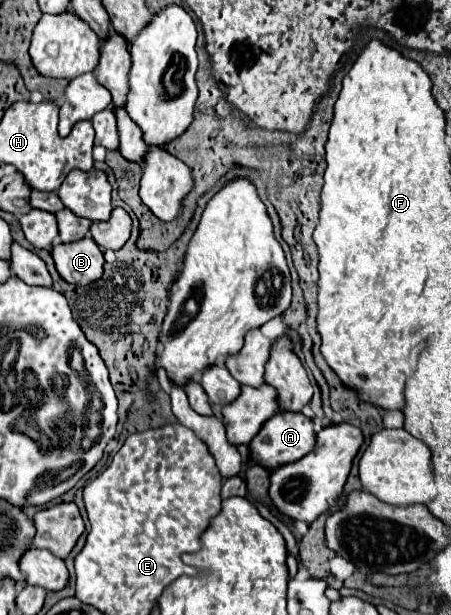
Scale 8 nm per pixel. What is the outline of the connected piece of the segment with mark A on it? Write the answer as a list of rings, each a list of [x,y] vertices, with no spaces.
[[[278,412],[262,426],[260,434],[248,444],[248,454],[258,466],[266,470],[274,470],[278,466],[296,462],[302,456],[306,456],[312,450],[314,442],[316,442],[316,434],[314,434],[312,420],[308,420],[304,414],[280,414]]]

